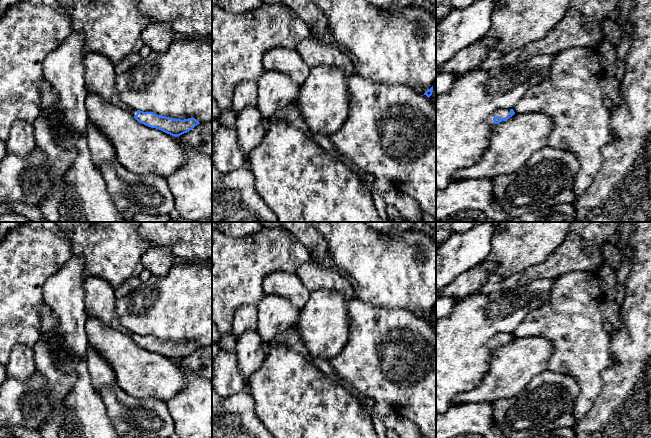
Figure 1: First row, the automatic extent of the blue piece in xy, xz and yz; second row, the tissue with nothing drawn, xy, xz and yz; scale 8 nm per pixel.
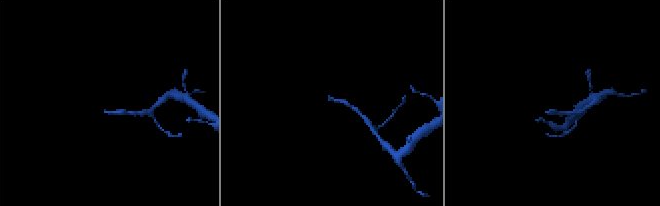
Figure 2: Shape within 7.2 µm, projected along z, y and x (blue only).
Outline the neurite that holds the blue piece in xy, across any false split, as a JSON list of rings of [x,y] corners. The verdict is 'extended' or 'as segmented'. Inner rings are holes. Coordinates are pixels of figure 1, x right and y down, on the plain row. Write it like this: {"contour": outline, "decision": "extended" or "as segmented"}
{"contour": [[[129,333],[134,342],[151,352],[159,353],[172,360],[180,360],[189,356],[195,350],[200,348],[195,342],[188,343],[172,343],[170,341],[157,339],[153,336],[143,336],[136,333]]], "decision": "extended"}

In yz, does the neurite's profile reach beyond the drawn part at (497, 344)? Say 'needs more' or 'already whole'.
needs more

